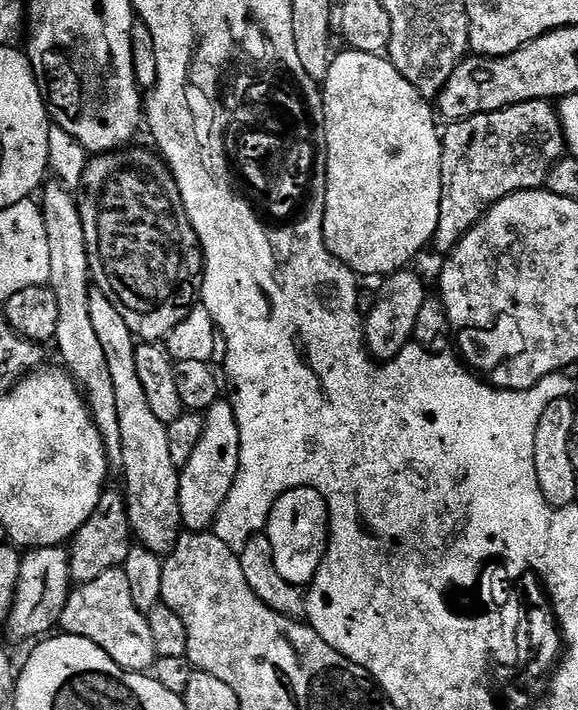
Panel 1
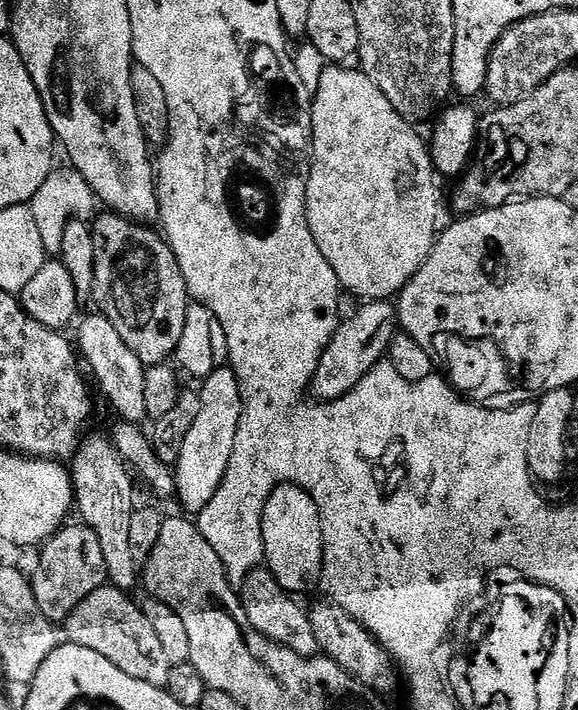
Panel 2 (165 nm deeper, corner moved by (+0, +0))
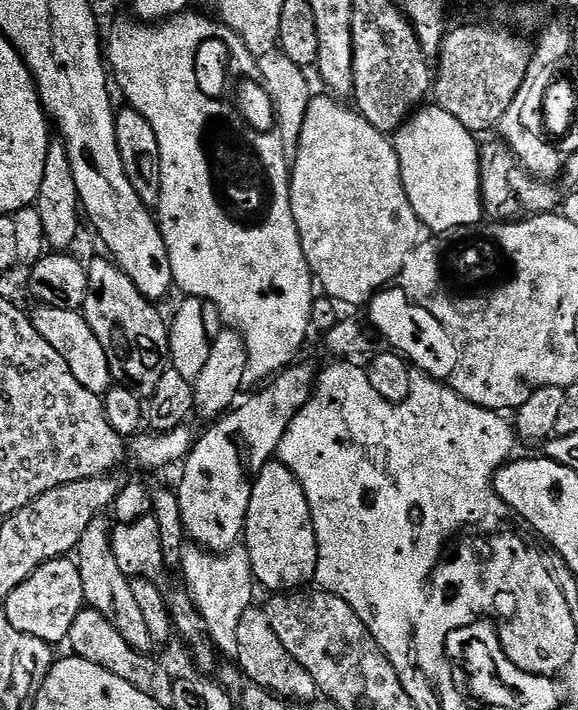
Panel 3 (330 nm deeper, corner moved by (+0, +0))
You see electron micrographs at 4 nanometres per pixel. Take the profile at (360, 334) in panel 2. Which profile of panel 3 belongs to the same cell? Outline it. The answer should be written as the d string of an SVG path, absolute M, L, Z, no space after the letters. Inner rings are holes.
M297 362L285 368L271 383L261 387L264 388L261 392L254 393L248 401L245 399L239 406L233 407L231 411L221 416L209 427L212 429L204 437L201 435L195 441L187 459L183 461L184 473L180 476L180 488L178 487L182 522L189 541L192 540L212 554L229 552L241 543L244 523L248 517L254 473L277 455L290 422L311 399L317 379L317 369L314 370L303 362Z

